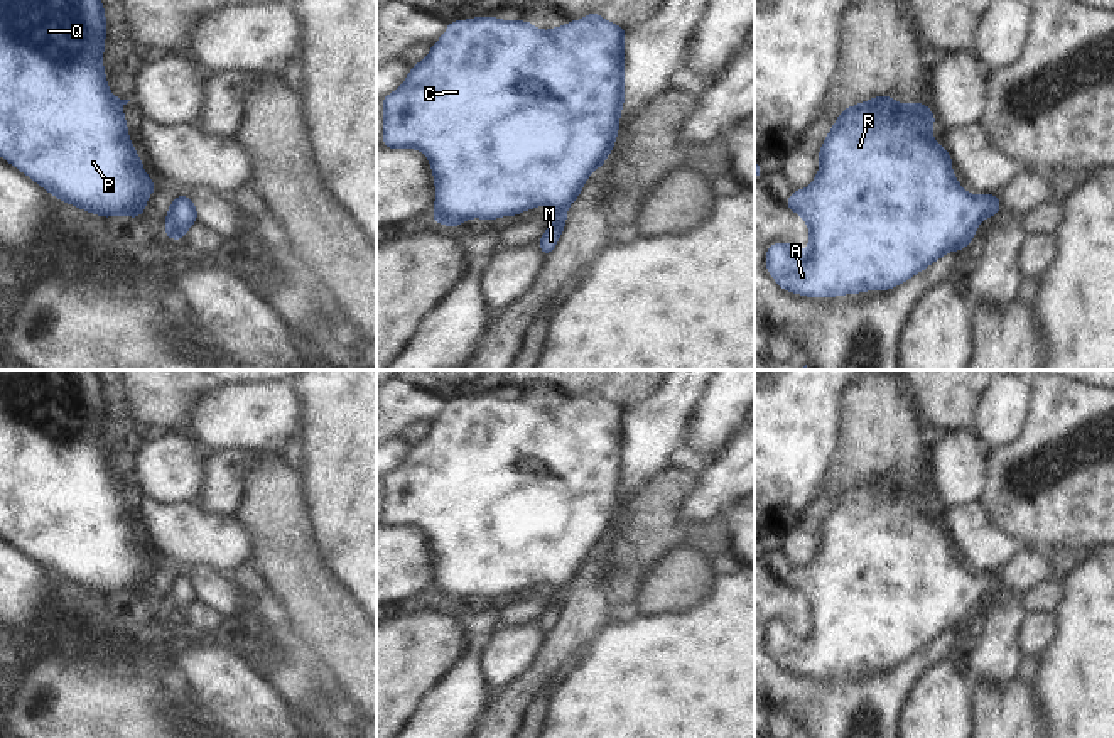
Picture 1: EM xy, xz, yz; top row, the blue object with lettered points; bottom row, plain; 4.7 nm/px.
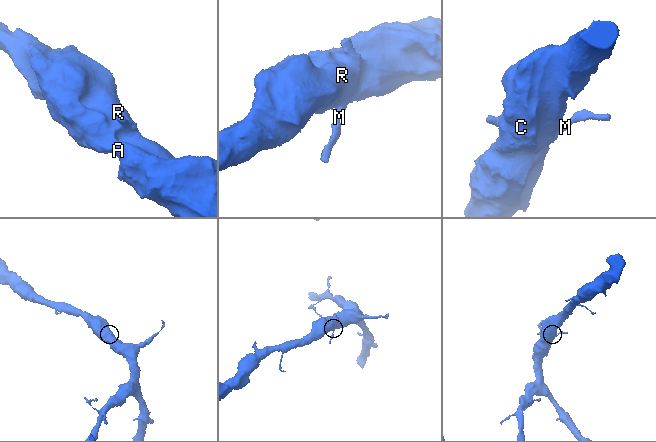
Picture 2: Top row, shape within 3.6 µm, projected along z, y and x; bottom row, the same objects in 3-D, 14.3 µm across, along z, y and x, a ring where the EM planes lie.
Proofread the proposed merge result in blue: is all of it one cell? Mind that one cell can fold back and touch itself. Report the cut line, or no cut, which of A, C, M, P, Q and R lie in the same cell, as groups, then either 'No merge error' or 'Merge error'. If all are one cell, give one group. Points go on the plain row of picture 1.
No split. Groups: A C M P Q R. No merge error

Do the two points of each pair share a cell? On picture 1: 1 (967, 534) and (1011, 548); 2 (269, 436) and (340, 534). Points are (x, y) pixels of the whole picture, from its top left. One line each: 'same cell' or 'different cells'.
1: same cell
2: different cells

